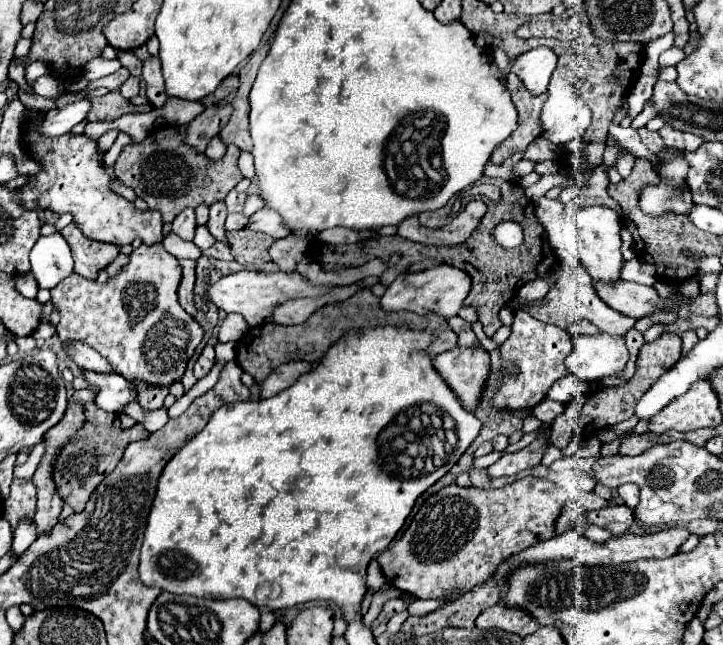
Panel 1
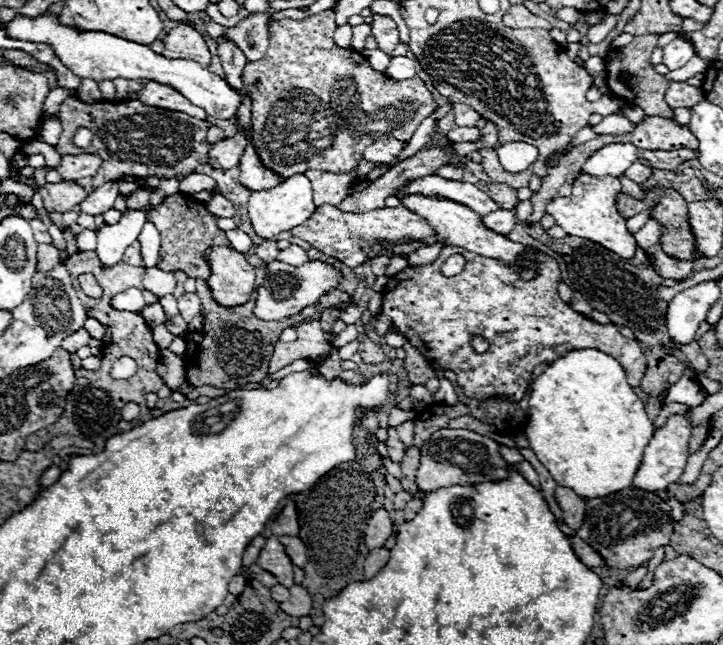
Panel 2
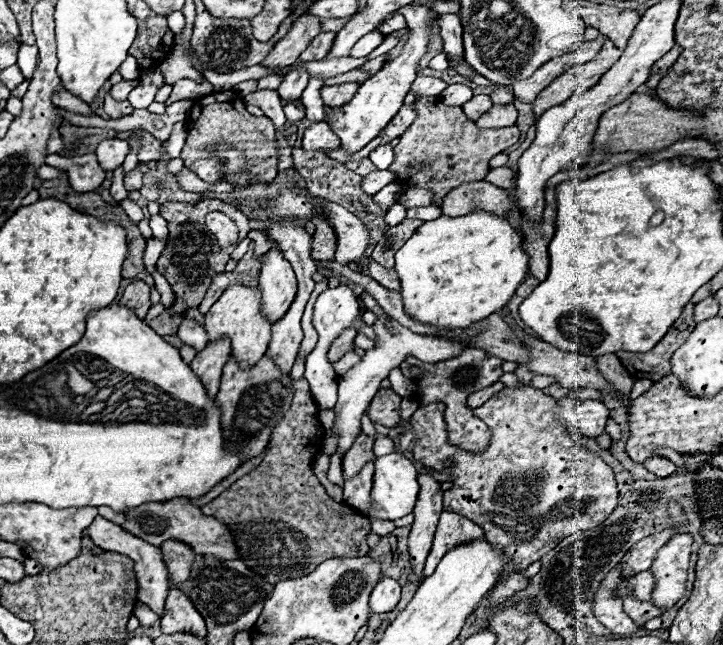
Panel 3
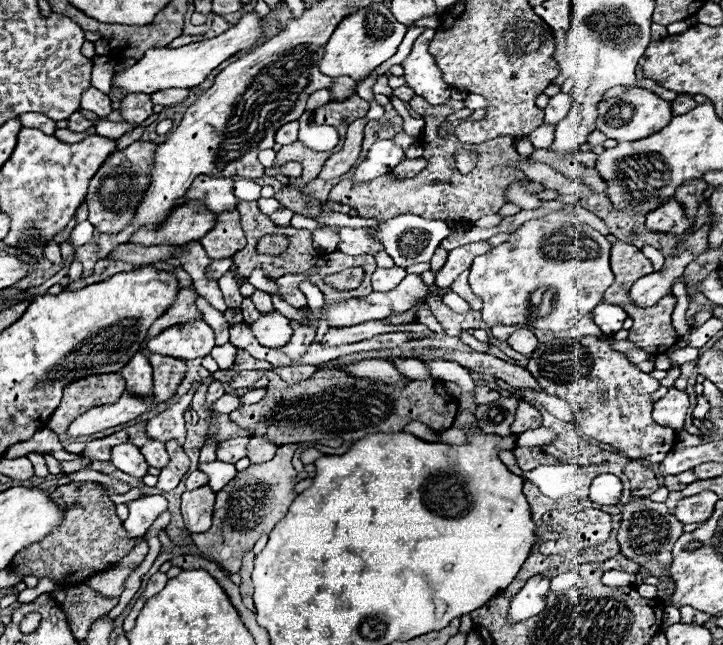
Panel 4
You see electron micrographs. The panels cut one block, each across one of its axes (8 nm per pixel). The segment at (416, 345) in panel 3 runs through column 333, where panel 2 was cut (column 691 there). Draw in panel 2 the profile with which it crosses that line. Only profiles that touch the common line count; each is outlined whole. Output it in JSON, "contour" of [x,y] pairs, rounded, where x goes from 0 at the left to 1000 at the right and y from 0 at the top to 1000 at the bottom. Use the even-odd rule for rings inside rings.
{"contour":[[[929,645],[921,660],[910,664],[899,682],[899,688],[891,698],[891,713],[874,744],[874,753],[888,757],[888,760],[899,760],[899,763],[910,763],[916,757],[924,757],[929,747],[935,747],[946,726],[949,726],[949,713],[954,707],[952,701],[952,682],[954,682],[954,654],[949,645]]]}

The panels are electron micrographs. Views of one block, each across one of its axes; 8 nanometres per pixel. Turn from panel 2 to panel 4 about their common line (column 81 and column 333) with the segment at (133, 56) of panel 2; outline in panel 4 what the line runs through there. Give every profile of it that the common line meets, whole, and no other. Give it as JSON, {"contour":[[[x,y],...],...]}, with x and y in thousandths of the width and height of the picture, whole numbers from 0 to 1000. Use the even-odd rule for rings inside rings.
{"contour":[[[517,3],[509,12],[498,12],[487,22],[481,22],[462,47],[462,53],[456,56],[454,68],[451,68],[451,84],[443,96],[443,109],[451,118],[467,121],[467,118],[487,118],[490,124],[501,124],[506,121],[520,102],[526,102],[528,96],[534,96],[539,87],[548,84],[548,74],[553,71],[559,53],[562,53],[562,40],[553,37],[542,19],[537,16],[537,9]]]}

